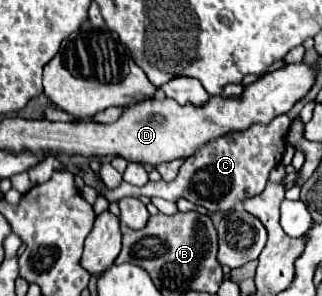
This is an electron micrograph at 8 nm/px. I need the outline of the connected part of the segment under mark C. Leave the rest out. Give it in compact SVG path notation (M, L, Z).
M278 115L268 125L252 125L246 131L230 133L216 141L206 143L206 147L200 147L196 153L192 153L184 161L178 177L172 183L162 181L162 179L148 181L142 187L122 183L114 191L104 189L104 195L108 201L116 201L122 197L140 197L140 195L162 197L168 201L186 197L194 205L202 205L214 213L226 213L226 211L238 209L246 197L254 197L264 191L270 171L282 161L282 155L286 149L288 127L290 127L290 119L286 115Z

